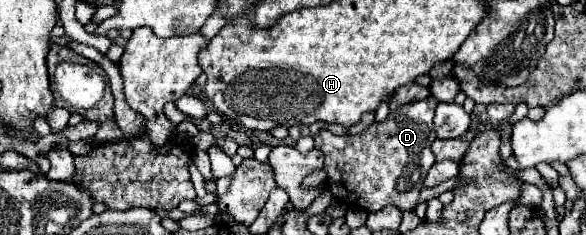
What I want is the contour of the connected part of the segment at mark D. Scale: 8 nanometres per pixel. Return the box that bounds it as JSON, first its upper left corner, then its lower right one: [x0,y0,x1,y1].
[314,97,438,213]

